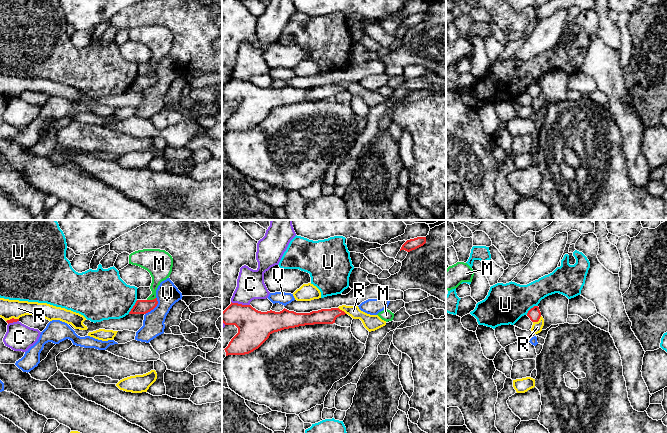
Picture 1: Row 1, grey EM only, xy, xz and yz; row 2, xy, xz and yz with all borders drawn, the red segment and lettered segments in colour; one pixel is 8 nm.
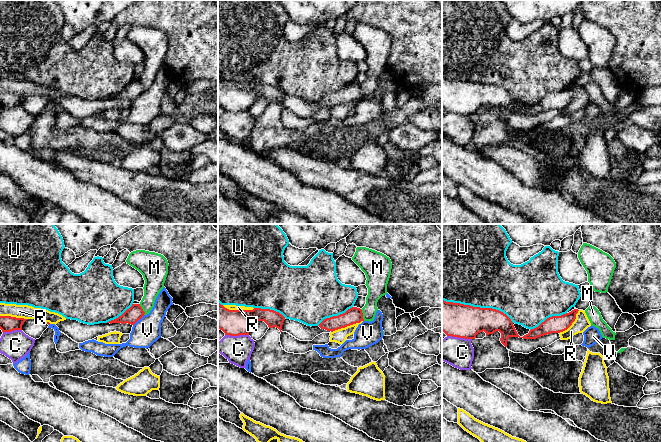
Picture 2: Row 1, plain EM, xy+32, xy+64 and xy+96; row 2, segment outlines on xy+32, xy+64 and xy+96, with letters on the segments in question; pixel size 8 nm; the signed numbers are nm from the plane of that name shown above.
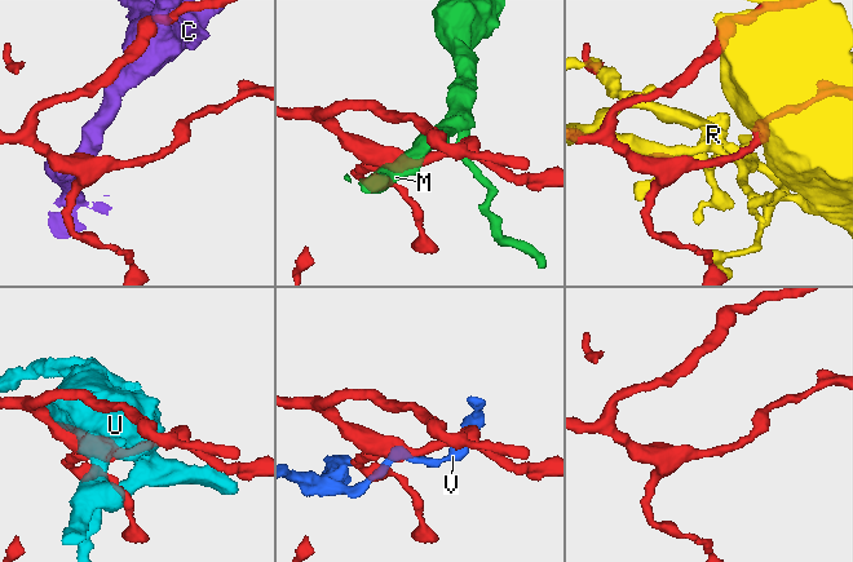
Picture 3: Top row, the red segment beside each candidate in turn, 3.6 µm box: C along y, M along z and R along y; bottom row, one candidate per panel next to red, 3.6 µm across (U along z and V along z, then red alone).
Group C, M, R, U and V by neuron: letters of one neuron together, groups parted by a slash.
C / M / R / U / V

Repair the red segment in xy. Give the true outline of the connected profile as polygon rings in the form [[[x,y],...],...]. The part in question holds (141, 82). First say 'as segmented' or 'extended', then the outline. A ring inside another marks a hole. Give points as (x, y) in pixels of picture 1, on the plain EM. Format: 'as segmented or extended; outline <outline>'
as segmented; outline [[[157,74],[153,76],[137,76],[129,90],[146,90],[158,80]]]

